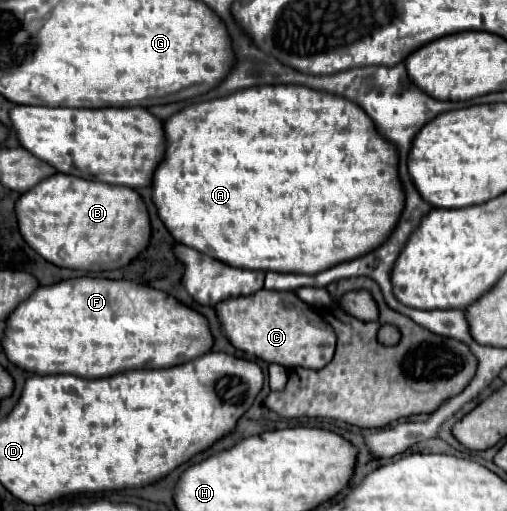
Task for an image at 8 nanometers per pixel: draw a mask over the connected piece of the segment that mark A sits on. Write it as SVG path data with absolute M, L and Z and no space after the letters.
M295 84L253 86L253 88L237 90L223 98L191 104L179 110L177 114L169 116L163 124L163 130L165 130L165 156L153 174L153 186L151 186L151 198L157 208L157 214L177 242L195 248L201 254L213 256L215 260L221 260L229 266L263 270L263 272L317 274L333 264L371 252L373 246L377 248L377 244L381 244L385 236L389 236L389 230L395 226L403 210L401 206L405 202L405 196L397 176L397 150L387 140L383 140L383 136L375 132L373 120L357 104L351 104L347 98L311 90L307 86L295 86Z

